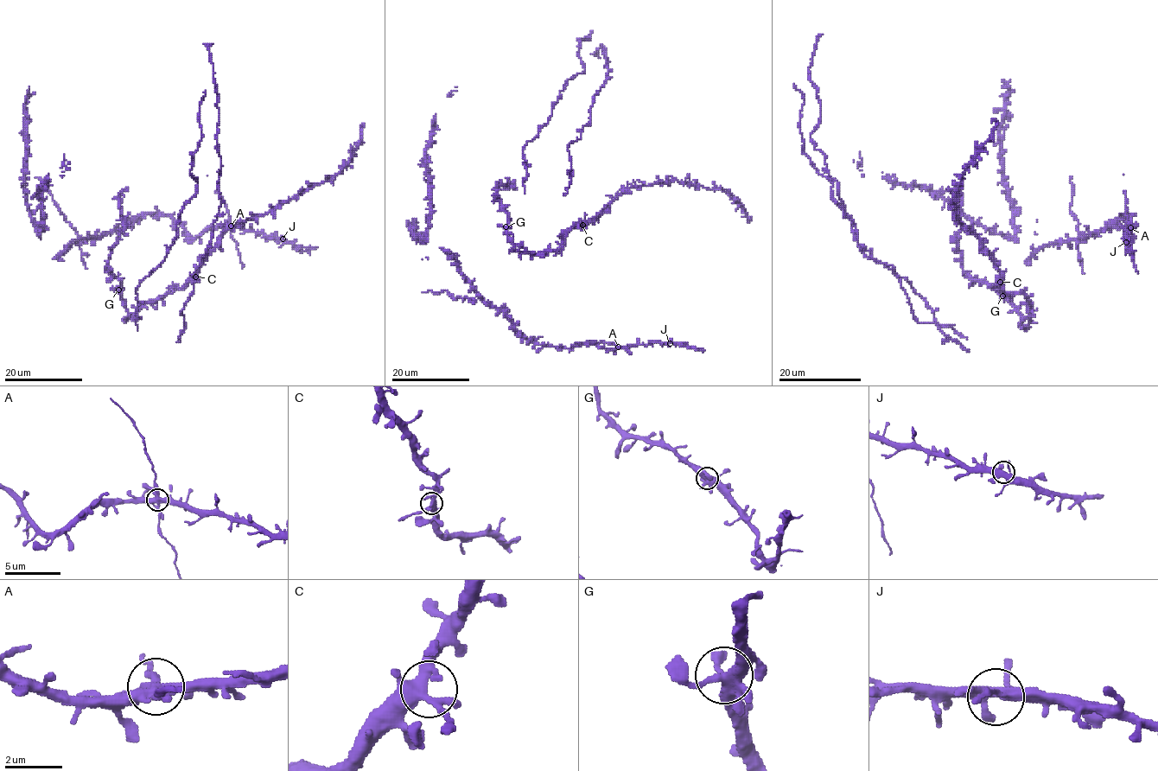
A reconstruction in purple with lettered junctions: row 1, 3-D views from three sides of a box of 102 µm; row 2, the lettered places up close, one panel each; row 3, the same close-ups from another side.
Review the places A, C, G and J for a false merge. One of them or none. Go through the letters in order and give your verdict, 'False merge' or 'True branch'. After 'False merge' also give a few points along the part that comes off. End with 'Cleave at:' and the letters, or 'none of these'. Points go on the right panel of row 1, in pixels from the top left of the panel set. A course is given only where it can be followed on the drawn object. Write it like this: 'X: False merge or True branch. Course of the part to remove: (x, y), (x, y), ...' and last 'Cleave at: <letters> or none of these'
A: False merge
C: True branch
G: True branch
J: True branch
Cleave at: A

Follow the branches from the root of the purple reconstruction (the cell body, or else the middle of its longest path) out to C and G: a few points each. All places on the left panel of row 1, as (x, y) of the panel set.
C: (162, 296), (174, 287), (185, 286), (195, 277)
G: (162, 296), (149, 300), (127, 317), (127, 309), (118, 289)

